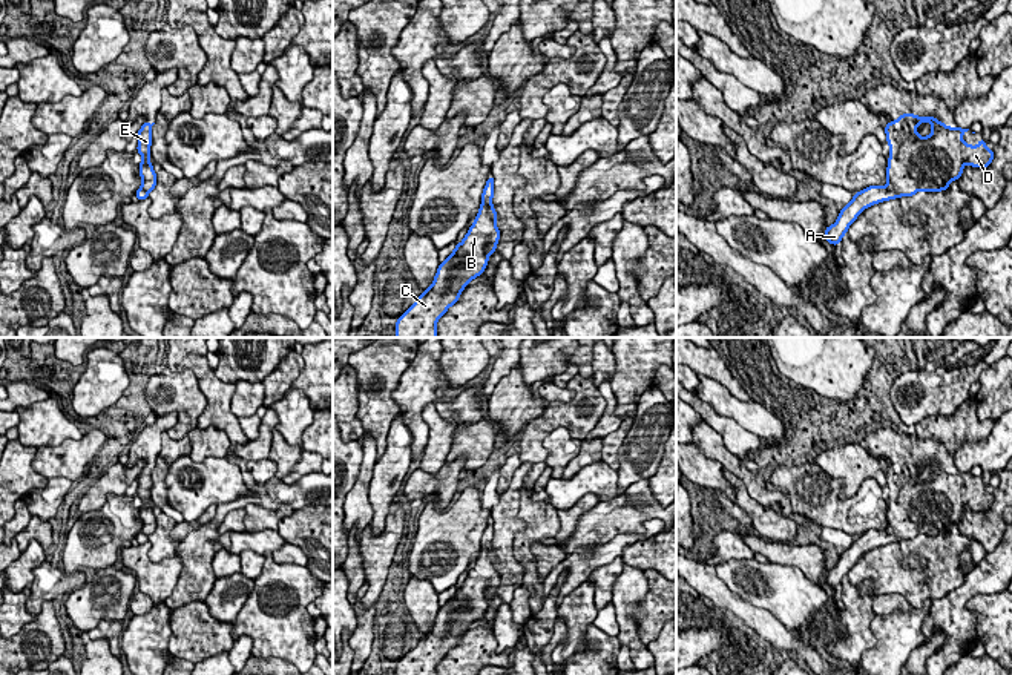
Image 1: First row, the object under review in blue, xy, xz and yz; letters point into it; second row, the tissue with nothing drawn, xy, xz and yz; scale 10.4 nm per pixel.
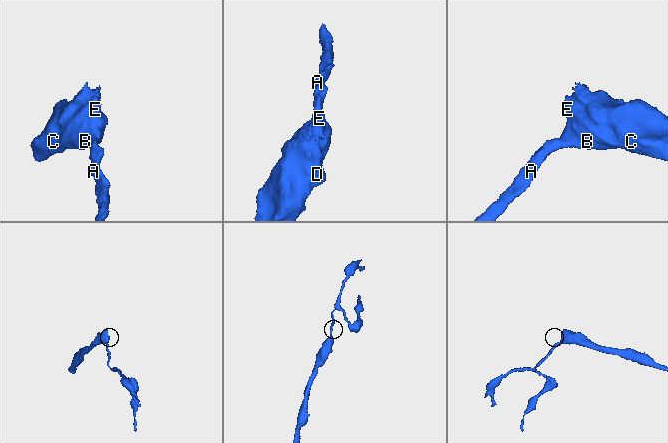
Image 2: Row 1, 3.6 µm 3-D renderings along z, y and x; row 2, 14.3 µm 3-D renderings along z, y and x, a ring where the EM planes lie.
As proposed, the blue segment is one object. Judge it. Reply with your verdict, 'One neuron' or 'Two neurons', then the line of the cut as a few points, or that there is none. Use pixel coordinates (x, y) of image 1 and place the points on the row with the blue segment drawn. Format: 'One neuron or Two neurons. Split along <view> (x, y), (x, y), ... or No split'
One neuron. No split

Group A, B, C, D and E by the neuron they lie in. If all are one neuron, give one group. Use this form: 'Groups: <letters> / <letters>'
Groups: A B C D E

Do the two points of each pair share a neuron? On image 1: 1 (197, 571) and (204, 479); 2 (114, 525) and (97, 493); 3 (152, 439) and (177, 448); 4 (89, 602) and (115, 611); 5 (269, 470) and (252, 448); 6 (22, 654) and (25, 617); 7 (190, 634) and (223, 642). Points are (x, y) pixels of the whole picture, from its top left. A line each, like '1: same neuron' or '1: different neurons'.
1: different neurons
2: different neurons
3: different neurons
4: same neuron
5: different neurons
6: different neurons
7: same neuron

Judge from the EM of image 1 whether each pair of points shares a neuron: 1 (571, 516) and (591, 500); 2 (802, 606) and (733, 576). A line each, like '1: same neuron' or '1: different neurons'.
1: same neuron
2: same neuron

